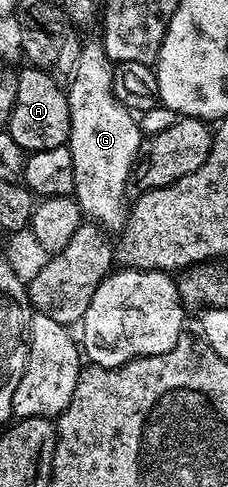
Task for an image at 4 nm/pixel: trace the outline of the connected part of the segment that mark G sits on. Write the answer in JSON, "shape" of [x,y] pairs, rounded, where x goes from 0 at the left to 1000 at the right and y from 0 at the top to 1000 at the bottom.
{"shape":[[[439,86],[390,88],[338,113],[338,148],[320,172],[298,172],[303,292],[325,333],[325,394],[360,435],[461,470],[526,468],[557,448],[531,415],[557,409],[566,357],[618,304],[618,255],[504,199],[496,189],[496,123],[469,117]]]}

